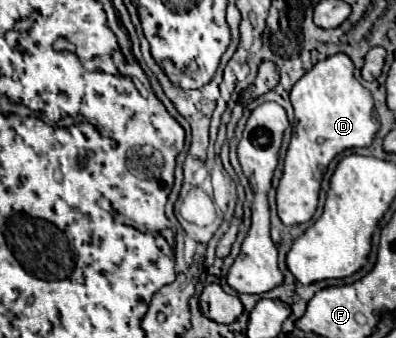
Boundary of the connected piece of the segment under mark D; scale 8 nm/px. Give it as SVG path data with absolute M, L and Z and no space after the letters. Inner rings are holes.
M345 54L317 62L291 90L295 110L293 136L285 156L283 176L277 188L277 212L285 226L313 218L319 204L319 190L329 162L349 148L371 146L379 122L375 118L373 96L353 76L353 62Z

